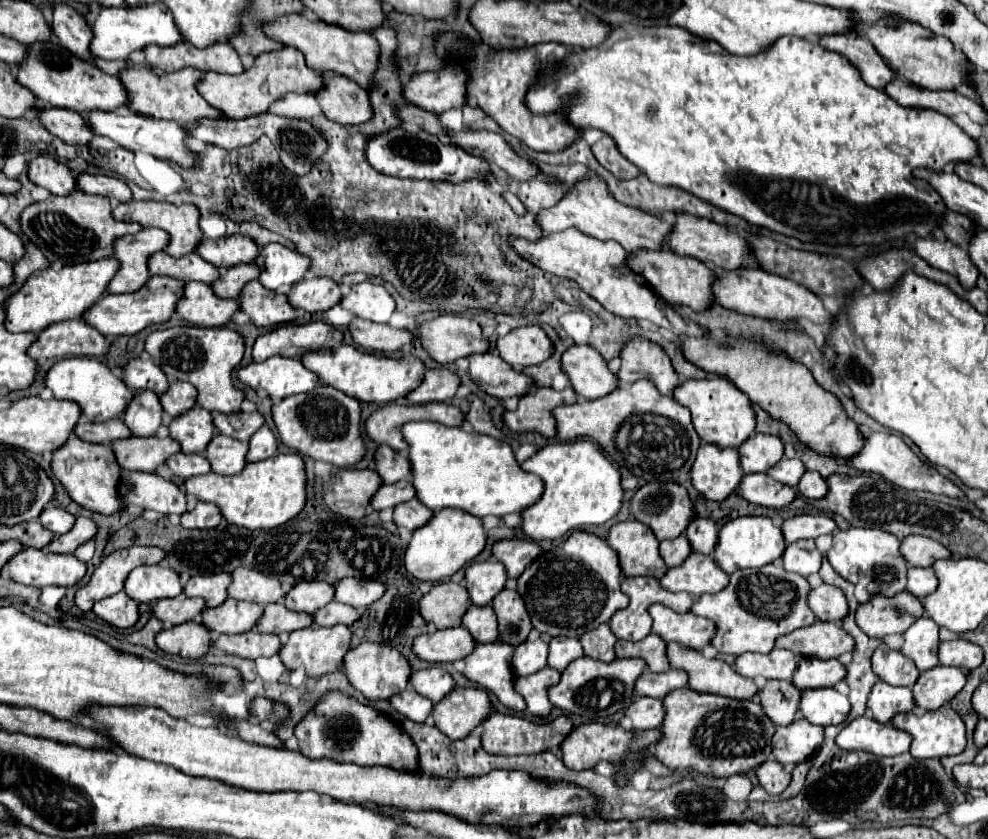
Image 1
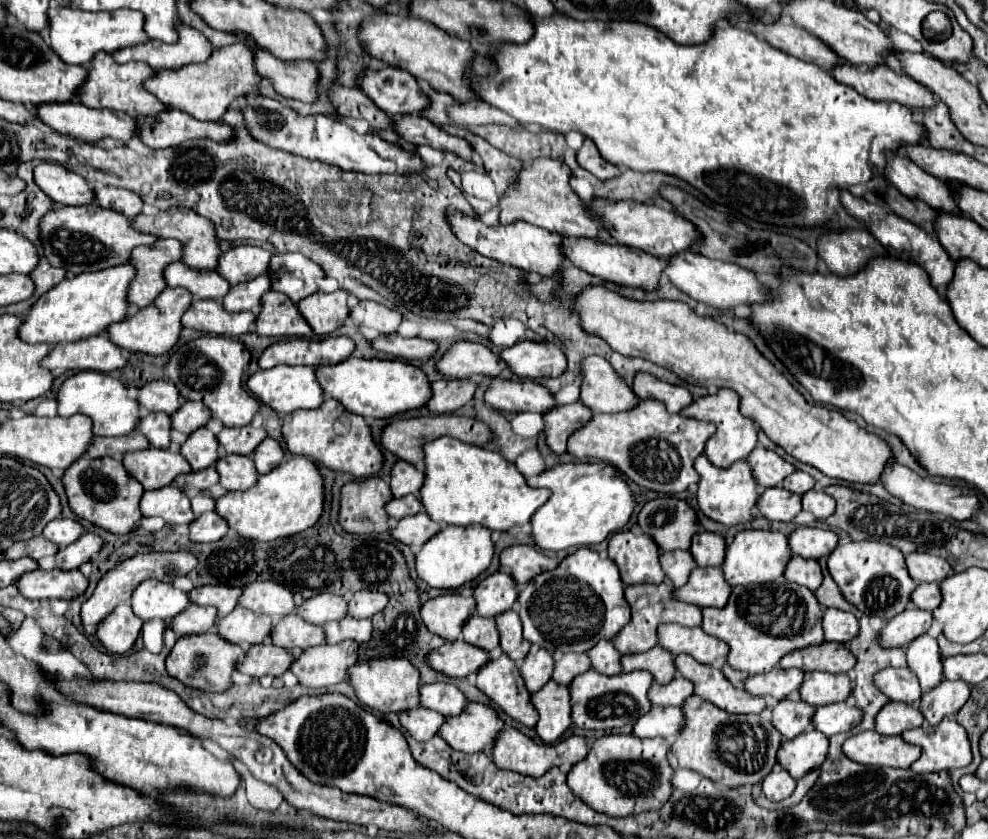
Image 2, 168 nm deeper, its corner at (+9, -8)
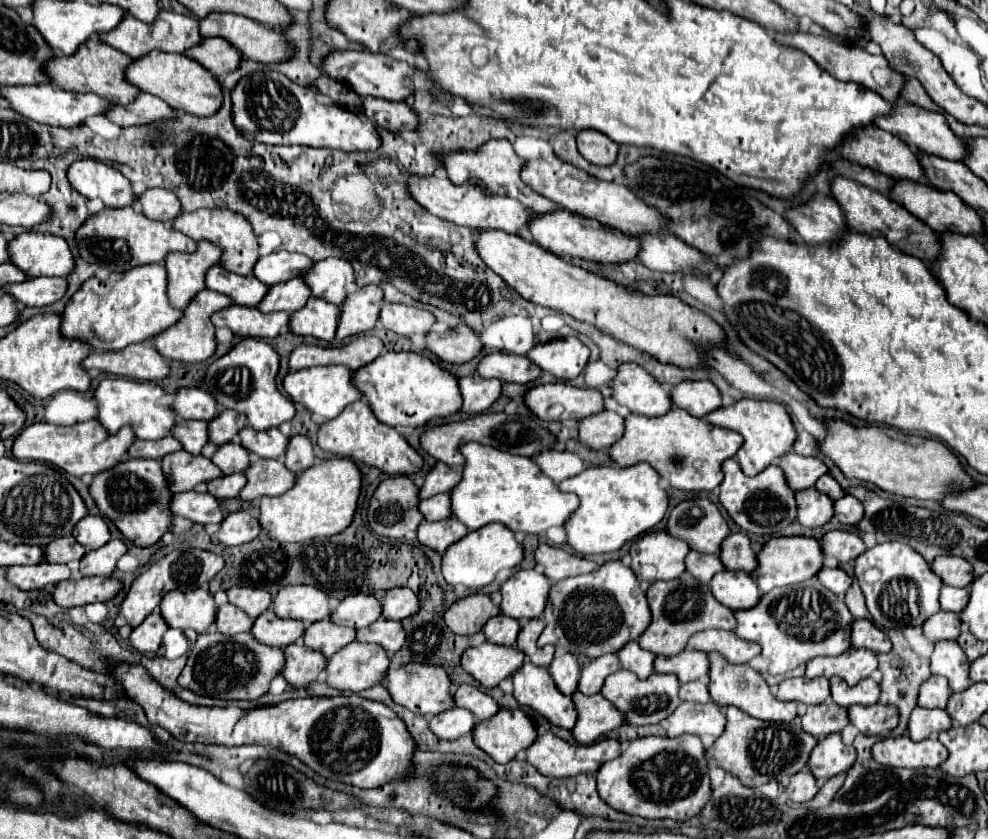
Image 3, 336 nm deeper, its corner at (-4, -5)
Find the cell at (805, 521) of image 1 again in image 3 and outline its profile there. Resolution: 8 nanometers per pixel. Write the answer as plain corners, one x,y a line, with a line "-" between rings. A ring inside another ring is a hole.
829,531
821,539
821,547
827,557
835,557
841,563
849,563
867,551
863,539
851,531

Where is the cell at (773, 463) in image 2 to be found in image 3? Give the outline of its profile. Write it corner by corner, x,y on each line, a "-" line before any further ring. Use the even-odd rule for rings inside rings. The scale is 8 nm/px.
795,453
783,455
779,467
785,471
789,487
795,491
803,491
815,485
815,481
827,475
827,465
819,457
801,457

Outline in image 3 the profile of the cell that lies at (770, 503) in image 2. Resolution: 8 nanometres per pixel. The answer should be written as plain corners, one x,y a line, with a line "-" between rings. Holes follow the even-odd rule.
811,487
805,491
797,491
795,499
797,499
797,507
799,507
797,521
803,527
823,527
831,521
833,499
827,497
825,493

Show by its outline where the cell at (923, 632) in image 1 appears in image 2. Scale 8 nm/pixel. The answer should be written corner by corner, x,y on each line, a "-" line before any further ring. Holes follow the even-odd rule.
922,634
906,646
908,668
918,676
922,692
928,692
942,680
942,656
936,638

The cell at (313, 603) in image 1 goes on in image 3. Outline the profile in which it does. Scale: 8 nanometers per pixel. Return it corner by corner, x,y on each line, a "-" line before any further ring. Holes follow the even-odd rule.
357,593
357,595
349,595
345,597
339,607
331,613
331,621
337,625
345,625
345,627
367,627
371,623
375,623
381,617
381,601
373,595
365,595
365,593

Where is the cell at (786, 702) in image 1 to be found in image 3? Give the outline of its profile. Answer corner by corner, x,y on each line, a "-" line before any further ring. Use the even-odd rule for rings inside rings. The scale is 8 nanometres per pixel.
833,701
807,707
807,711
801,715
801,721
803,721
803,729
817,739
819,735
827,737
831,733
841,733
849,725
847,709
835,705

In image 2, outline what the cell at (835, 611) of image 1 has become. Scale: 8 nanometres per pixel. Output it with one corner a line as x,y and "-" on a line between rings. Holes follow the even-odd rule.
826,608
822,616
822,628
824,628
826,640
848,642
858,632
858,620
850,612
844,612
838,608

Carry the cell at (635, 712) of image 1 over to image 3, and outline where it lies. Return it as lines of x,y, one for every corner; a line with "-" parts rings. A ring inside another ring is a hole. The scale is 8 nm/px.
681,703
675,713
667,719
667,735
679,737
685,733
691,735
711,735
719,737
725,729
725,717
719,705
715,703

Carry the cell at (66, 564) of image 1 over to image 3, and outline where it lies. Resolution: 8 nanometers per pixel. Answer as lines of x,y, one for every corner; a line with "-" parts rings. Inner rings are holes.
81,577
57,585
53,599
59,607
83,607
97,601
111,601
123,589
123,583
113,577

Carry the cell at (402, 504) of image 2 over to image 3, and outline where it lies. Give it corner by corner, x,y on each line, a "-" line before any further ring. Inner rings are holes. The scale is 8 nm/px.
443,493
443,495
435,495
431,499
425,499
419,503
419,509
427,521
449,519
451,517
451,495

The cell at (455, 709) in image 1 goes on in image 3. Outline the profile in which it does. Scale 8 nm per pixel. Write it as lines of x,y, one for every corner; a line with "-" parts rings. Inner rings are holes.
501,709
495,717
491,717
491,721
481,721
475,727
473,737
475,737
477,747
483,749
489,757
493,757
497,763
507,763
507,761
515,759
519,751
525,751
527,747
533,745
533,741
537,737
537,729
523,709
513,709
513,711

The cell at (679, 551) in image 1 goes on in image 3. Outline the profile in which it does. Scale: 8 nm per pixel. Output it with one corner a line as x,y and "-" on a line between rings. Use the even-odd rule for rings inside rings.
689,551
685,565
687,565
687,571
693,573
703,583
709,583
715,573
725,571
725,565
721,563
719,555
705,555
697,551

